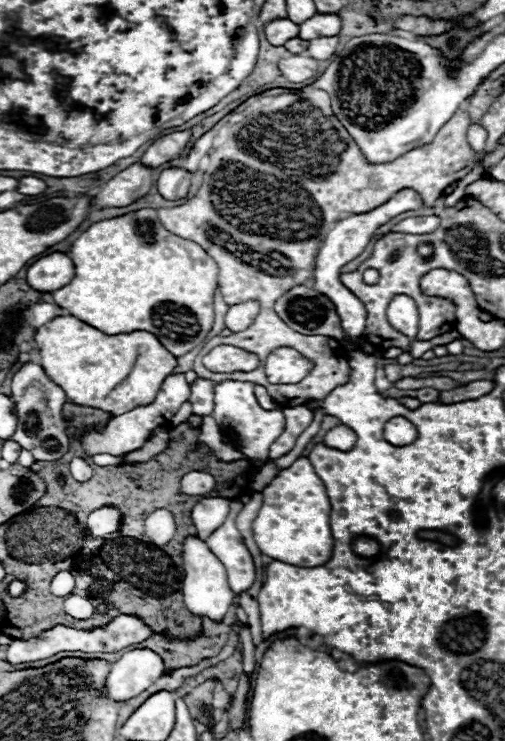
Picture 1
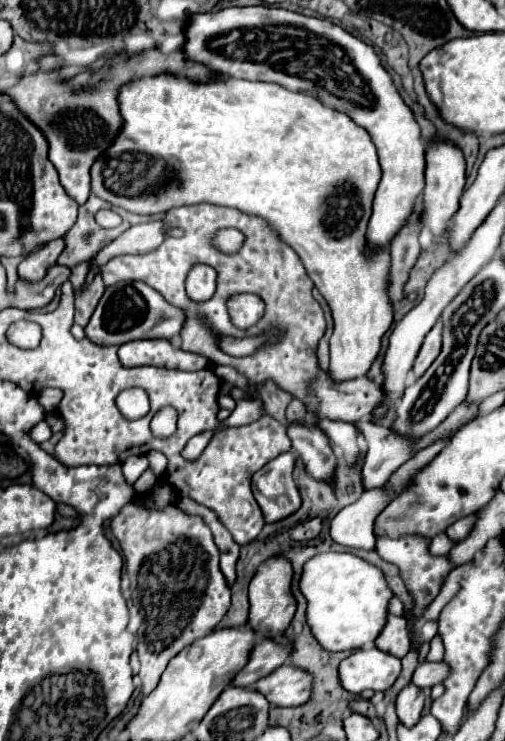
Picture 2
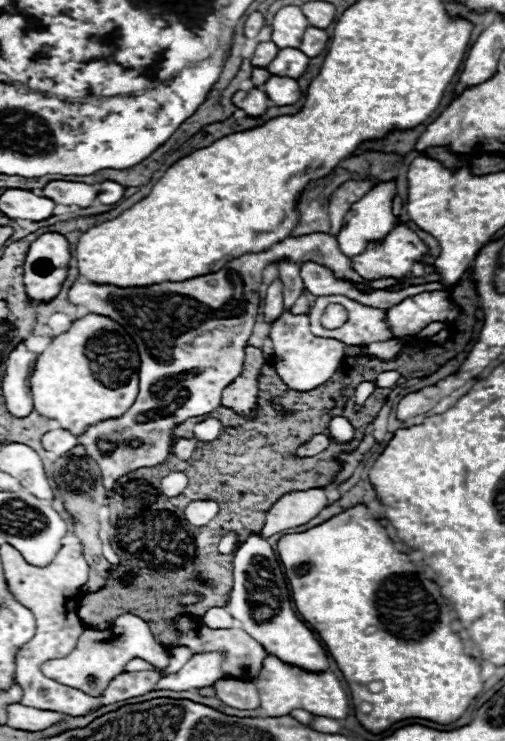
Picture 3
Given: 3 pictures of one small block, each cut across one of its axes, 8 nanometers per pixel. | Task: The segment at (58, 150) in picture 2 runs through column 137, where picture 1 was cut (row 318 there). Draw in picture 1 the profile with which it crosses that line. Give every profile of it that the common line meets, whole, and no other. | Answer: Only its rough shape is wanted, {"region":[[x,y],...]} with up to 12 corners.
{"region":[[74,316],[36,330],[72,404],[112,416],[152,402],[176,356],[150,332]]}

